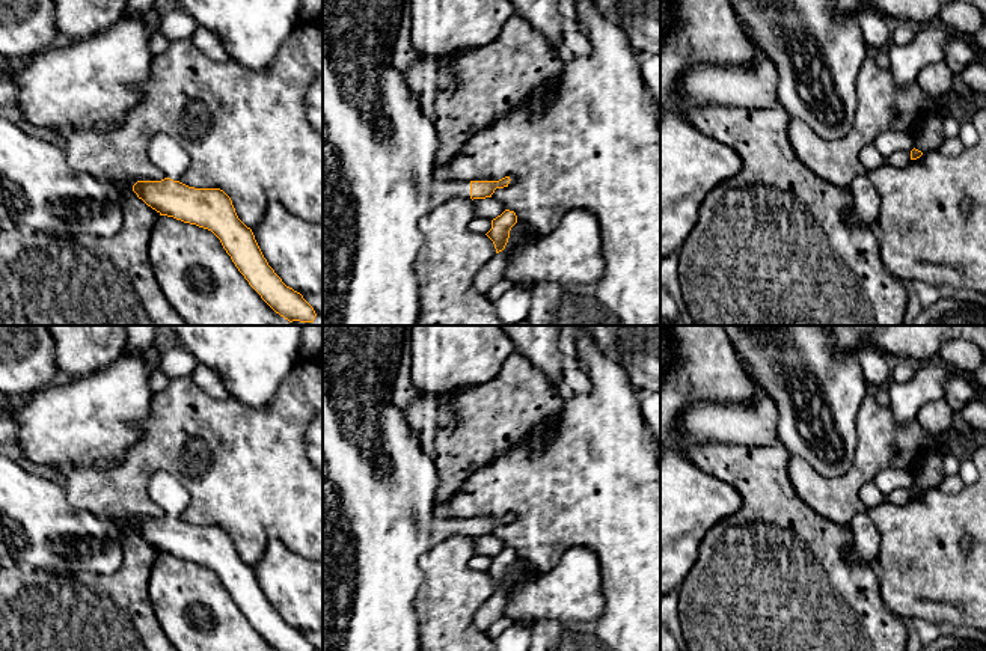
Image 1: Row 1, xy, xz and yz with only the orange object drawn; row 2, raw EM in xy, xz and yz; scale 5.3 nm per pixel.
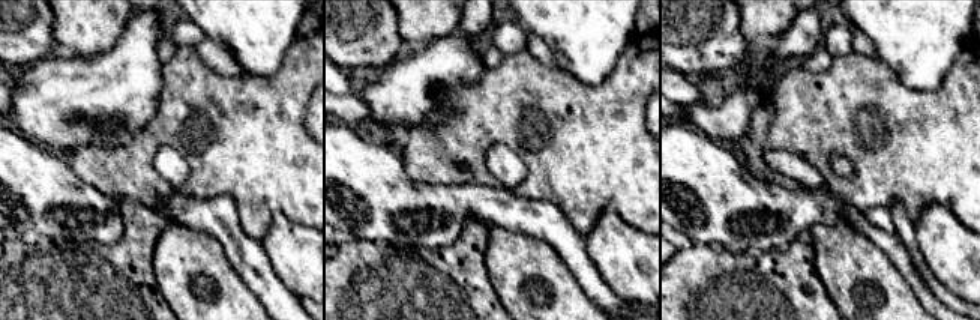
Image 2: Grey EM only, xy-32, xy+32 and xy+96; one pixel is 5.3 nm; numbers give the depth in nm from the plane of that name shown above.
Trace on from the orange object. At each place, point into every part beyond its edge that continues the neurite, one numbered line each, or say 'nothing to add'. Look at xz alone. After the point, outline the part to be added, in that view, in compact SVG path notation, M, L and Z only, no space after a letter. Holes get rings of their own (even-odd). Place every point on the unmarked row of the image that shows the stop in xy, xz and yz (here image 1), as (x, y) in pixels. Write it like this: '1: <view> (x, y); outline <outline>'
1: xz (380, 485); outline M323 326L323 651L419 651L415 598L424 580L419 558L434 544L460 535L470 536L469 518L440 518L434 514L439 476L404 411L392 404L392 384L407 338L407 326Z

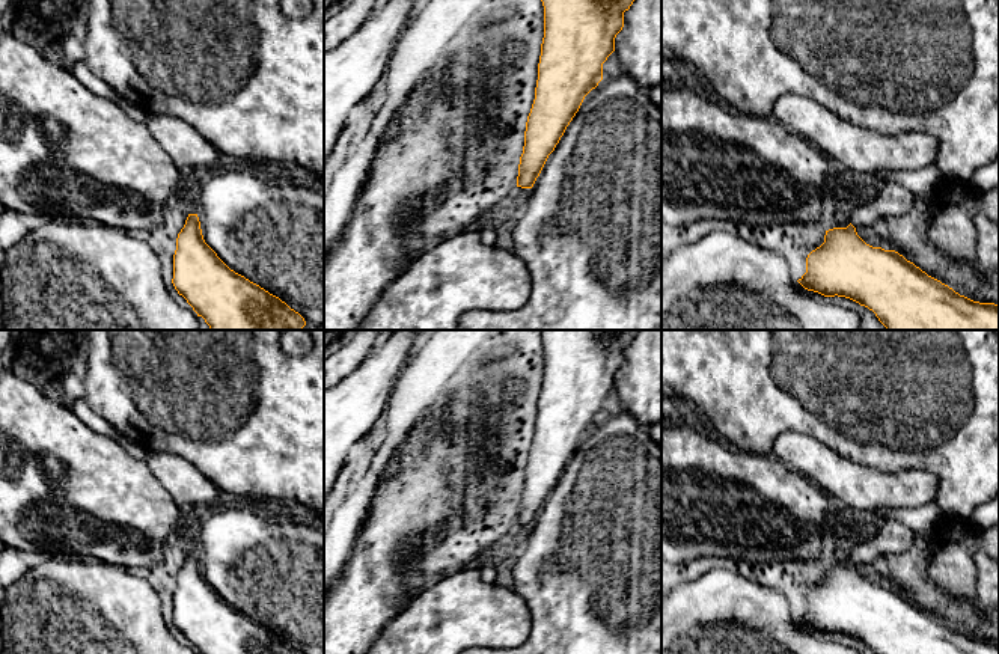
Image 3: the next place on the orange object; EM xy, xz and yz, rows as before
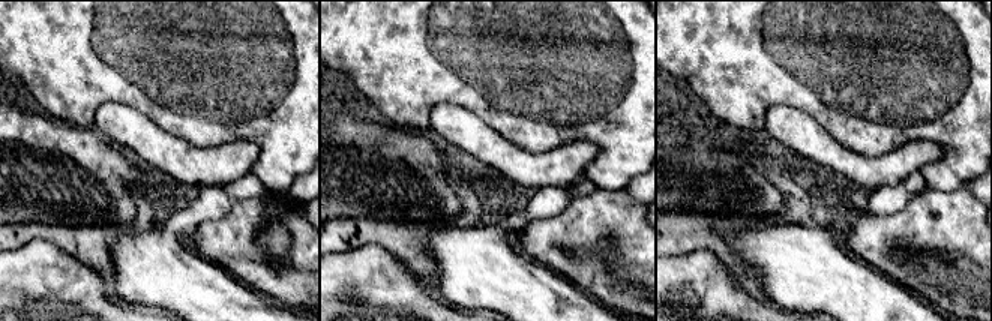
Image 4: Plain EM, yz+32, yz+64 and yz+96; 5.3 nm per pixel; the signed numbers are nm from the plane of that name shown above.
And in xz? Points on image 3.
nothing to add

